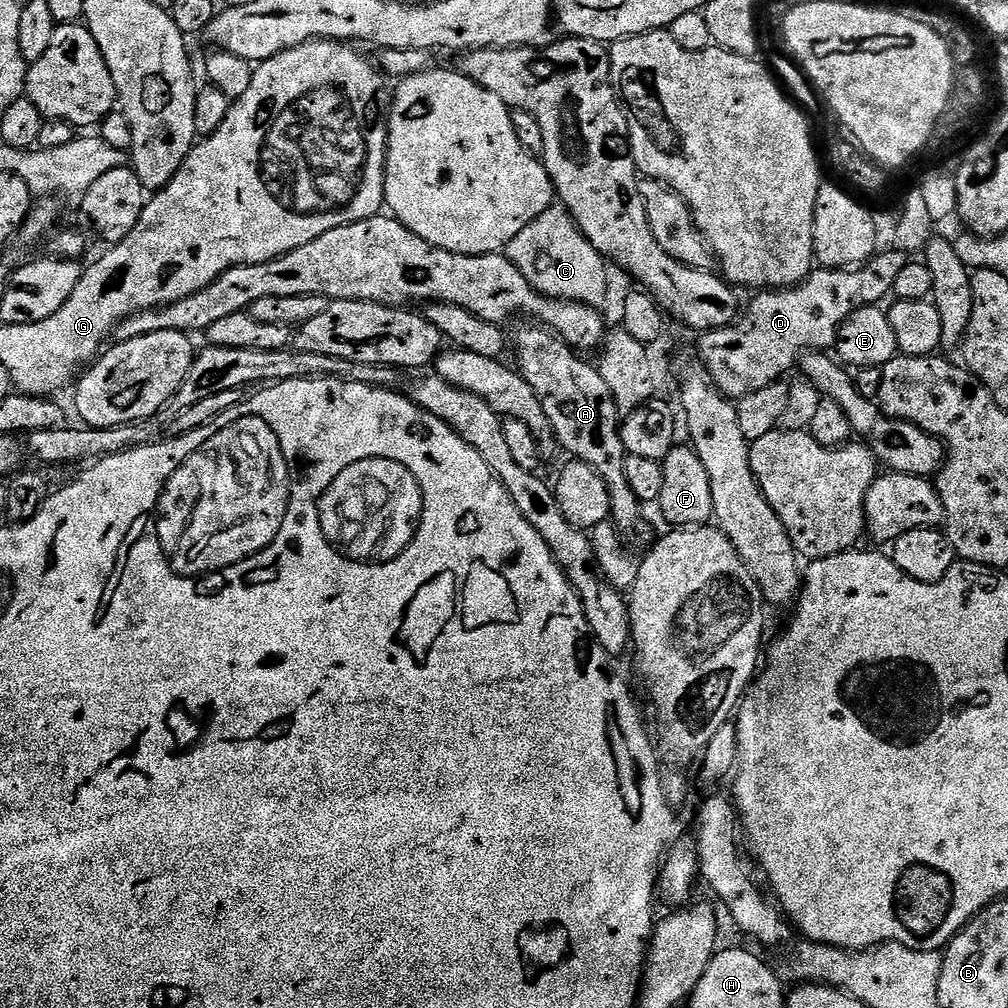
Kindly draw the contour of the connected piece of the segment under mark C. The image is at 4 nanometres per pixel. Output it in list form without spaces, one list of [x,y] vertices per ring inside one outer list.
[[[563,206],[547,208],[522,234],[508,243],[506,255],[520,273],[543,296],[554,300],[573,300],[593,306],[603,305],[608,296],[608,268],[603,256],[582,234],[571,214]]]

